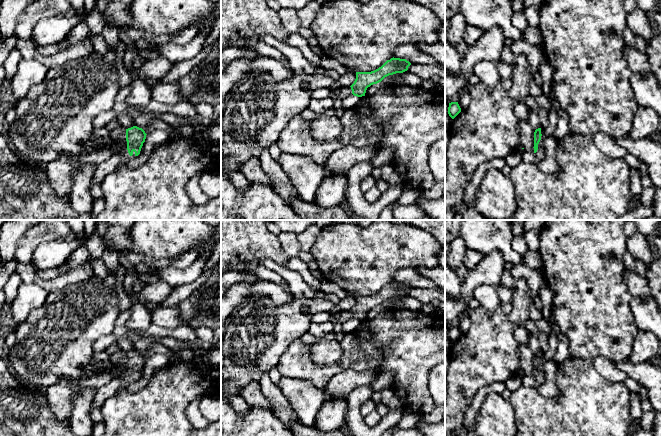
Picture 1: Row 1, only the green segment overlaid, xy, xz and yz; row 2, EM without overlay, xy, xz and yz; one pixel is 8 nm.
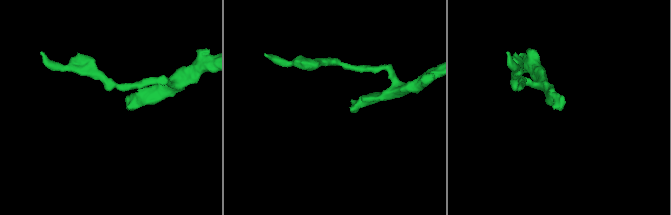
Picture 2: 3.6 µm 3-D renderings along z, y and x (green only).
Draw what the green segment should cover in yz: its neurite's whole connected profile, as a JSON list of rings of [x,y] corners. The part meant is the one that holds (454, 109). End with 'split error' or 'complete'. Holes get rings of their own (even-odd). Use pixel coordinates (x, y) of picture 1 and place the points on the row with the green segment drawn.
[[[458,102],[449,103],[448,114],[452,119],[454,119],[460,112],[461,112],[461,108]]]; complete

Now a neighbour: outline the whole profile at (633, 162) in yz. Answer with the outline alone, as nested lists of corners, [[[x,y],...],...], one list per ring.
[[[628,153],[624,157],[624,160],[626,161],[626,163],[628,164],[628,166],[630,168],[634,168],[634,169],[638,170],[639,173],[640,173],[640,176],[642,177],[640,162],[639,162],[639,159],[637,157],[635,157],[634,155]]]

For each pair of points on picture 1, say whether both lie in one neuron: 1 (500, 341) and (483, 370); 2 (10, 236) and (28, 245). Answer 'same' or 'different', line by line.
1: same
2: different

